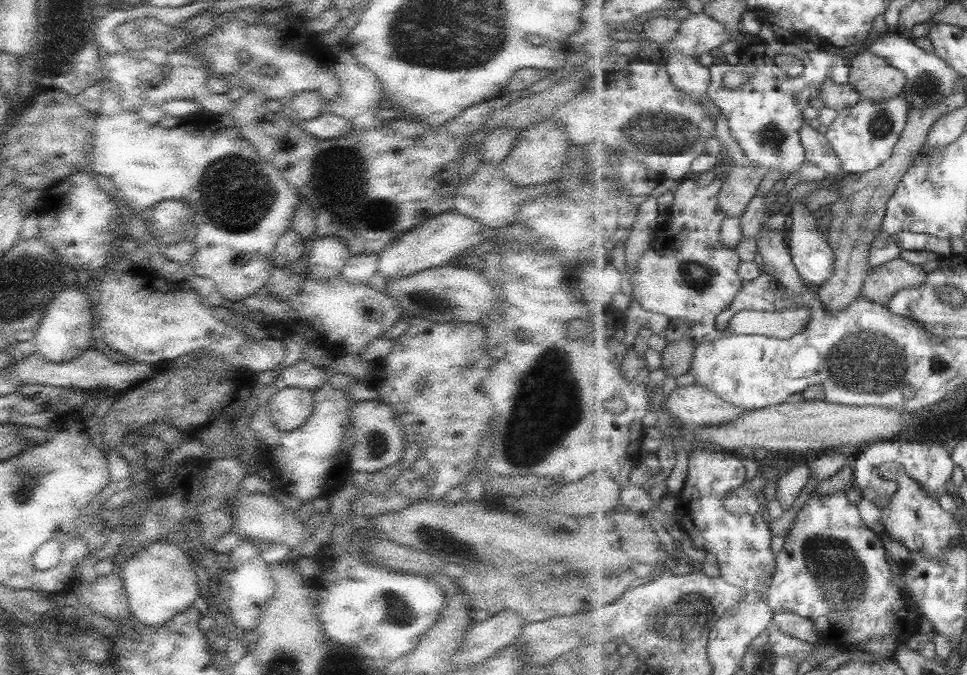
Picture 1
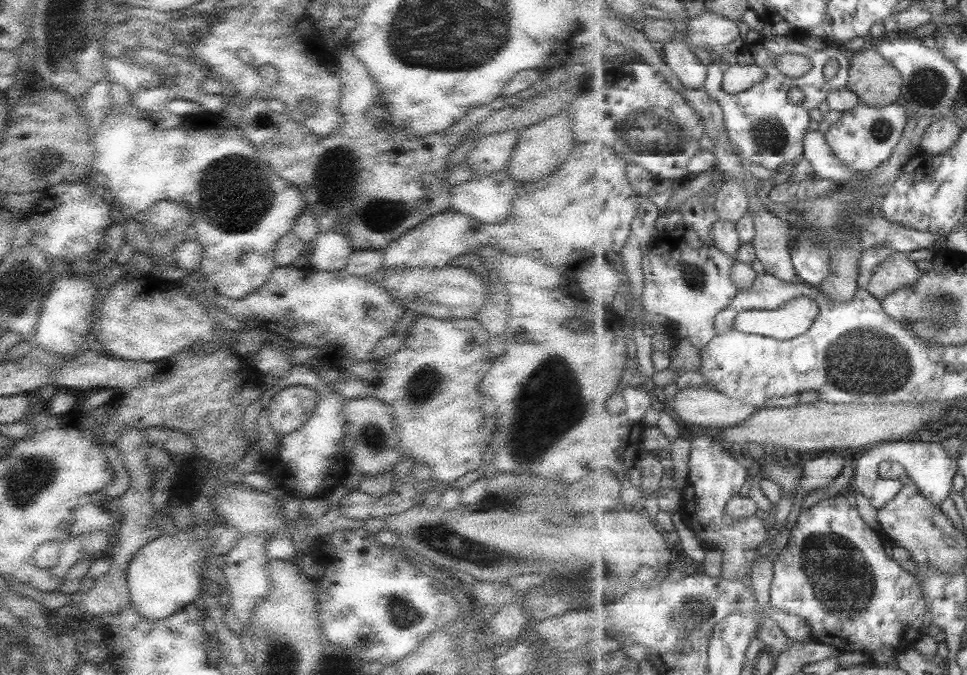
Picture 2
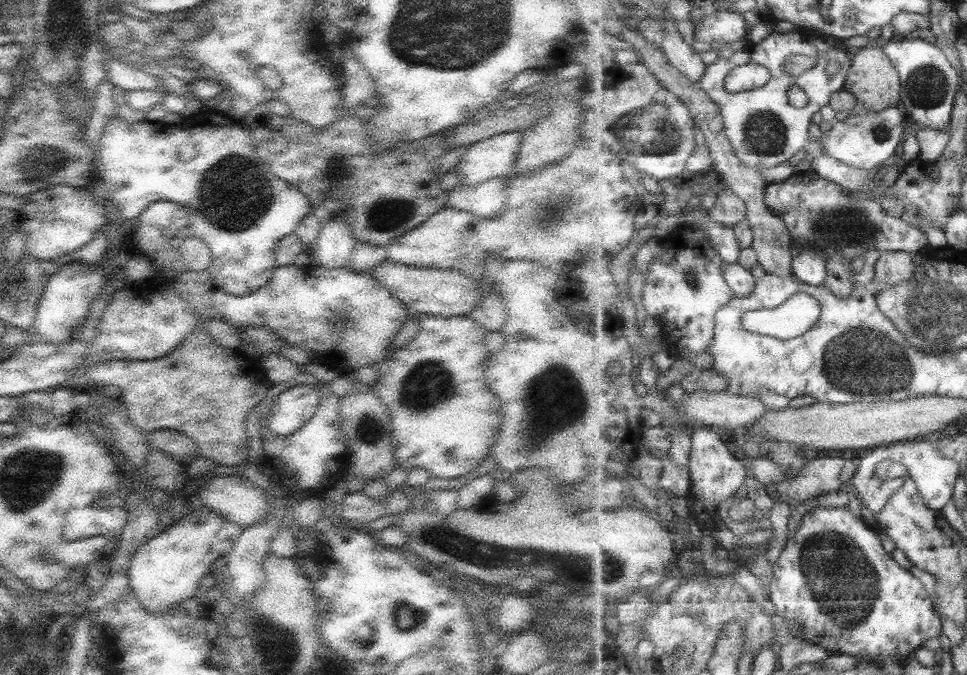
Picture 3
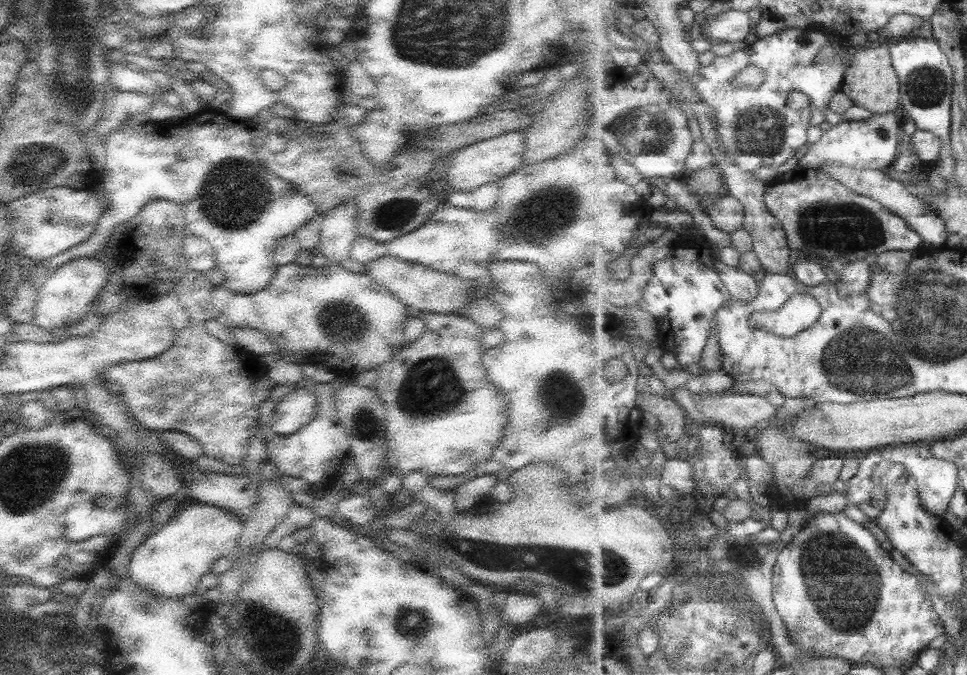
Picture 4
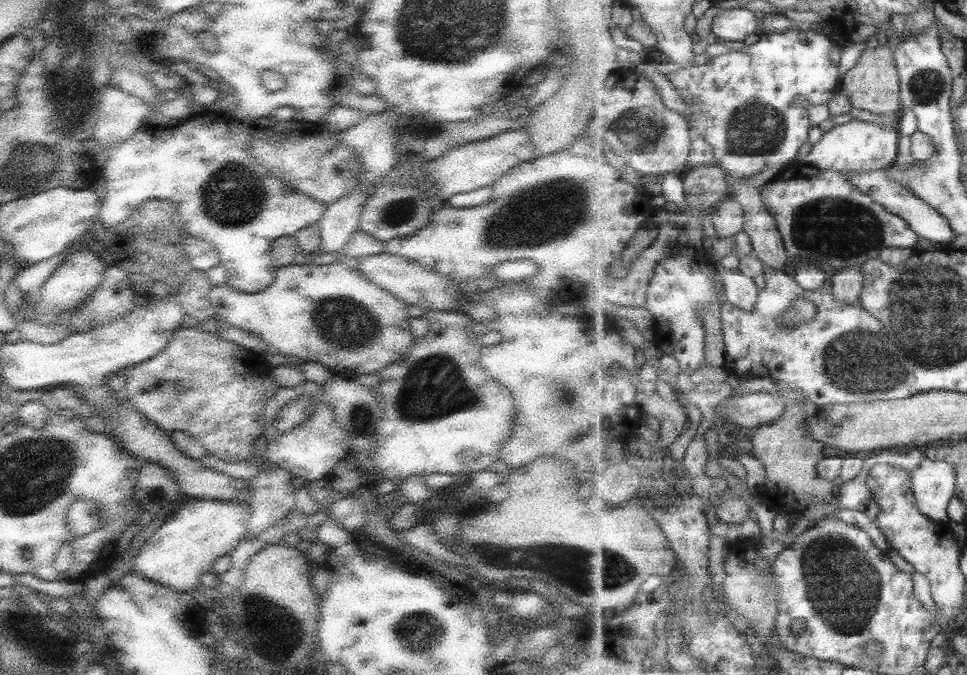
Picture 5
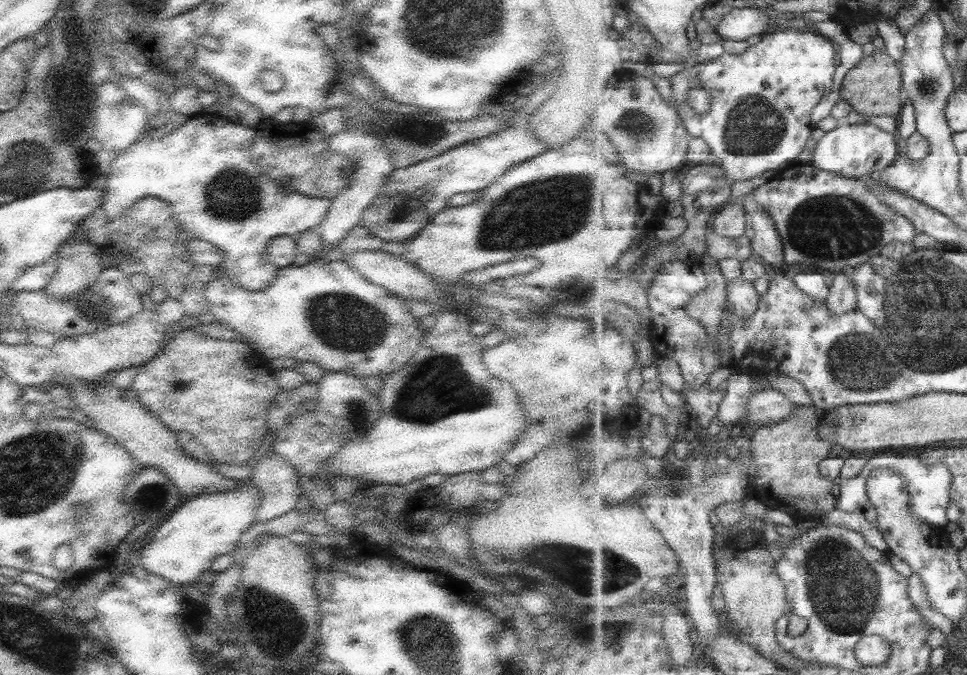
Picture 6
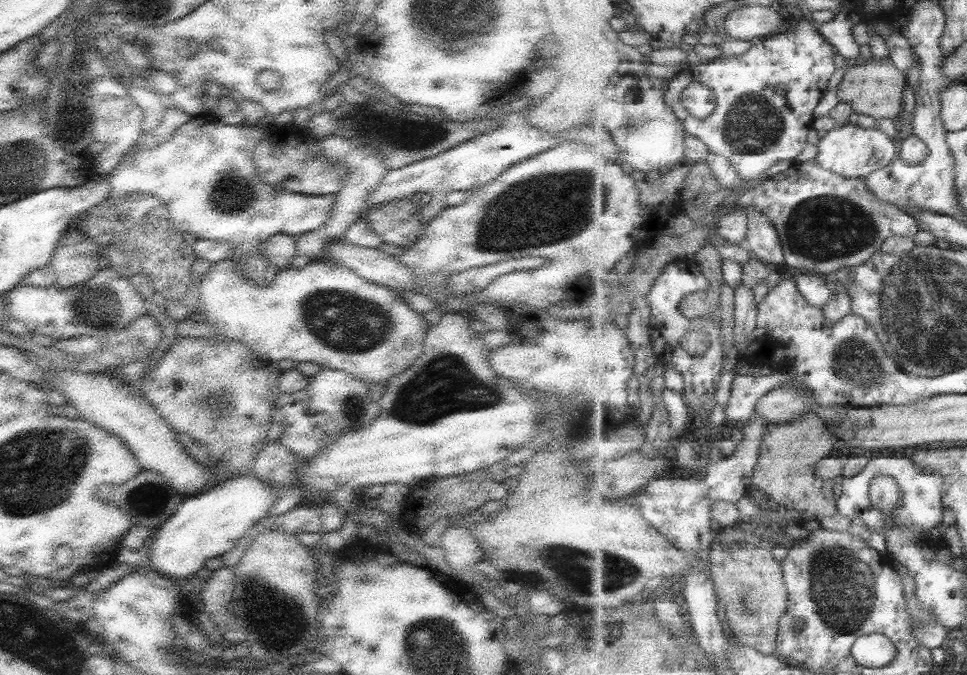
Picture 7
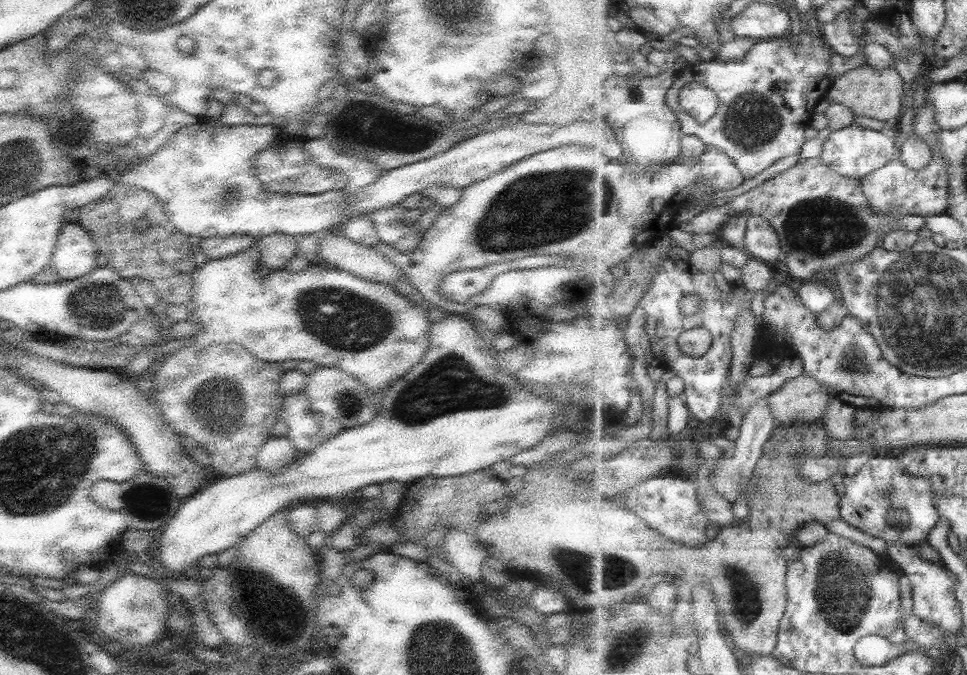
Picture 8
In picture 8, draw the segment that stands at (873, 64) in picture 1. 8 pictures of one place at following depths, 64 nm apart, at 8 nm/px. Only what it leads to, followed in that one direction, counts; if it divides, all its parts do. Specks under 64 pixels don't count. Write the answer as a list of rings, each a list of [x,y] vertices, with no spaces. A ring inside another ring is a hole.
[[[870,65],[852,69],[840,75],[834,79],[828,92],[828,96],[836,103],[851,108],[857,116],[866,116],[866,118],[884,120],[884,122],[890,122],[890,120],[896,122],[896,118],[902,117],[902,110],[905,110],[904,94],[906,94],[906,82],[895,67],[876,69]]]

